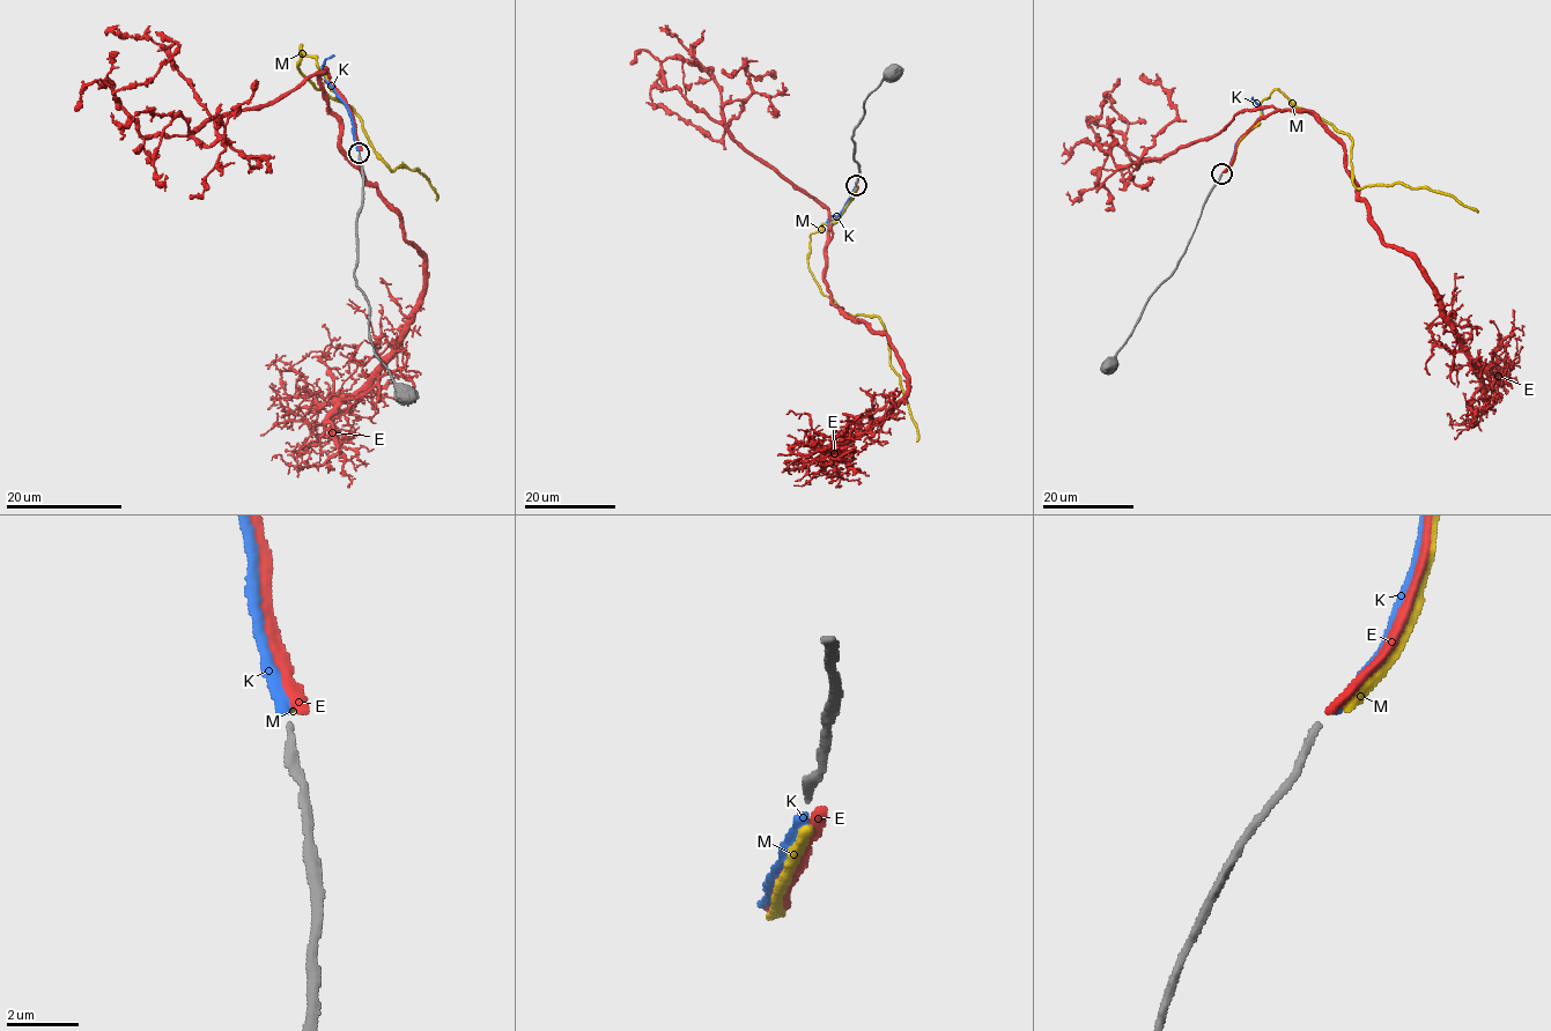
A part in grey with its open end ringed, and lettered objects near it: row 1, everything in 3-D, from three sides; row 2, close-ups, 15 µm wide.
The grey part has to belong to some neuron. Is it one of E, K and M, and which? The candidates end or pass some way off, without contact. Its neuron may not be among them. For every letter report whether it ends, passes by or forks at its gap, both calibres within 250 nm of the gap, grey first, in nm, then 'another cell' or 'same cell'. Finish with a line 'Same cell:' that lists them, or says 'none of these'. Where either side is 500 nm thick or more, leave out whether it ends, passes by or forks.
E: it ends | 200/340 nm | another cell
K: it ends | 200/280 nm | same cell
M: it ends | 200/320 nm | another cell
Same cell: K

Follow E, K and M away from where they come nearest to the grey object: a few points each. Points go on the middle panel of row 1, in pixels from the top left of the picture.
E: (856, 186), (832, 227), (827, 290), (888, 338), (907, 393), (828, 450), (810, 439), (806, 414), (787, 414)
K: (855, 187), (849, 199), (827, 224), (831, 216), (836, 216)
M: (855, 188), (837, 220), (811, 235), (810, 271), (843, 312), (881, 321), (917, 442)

